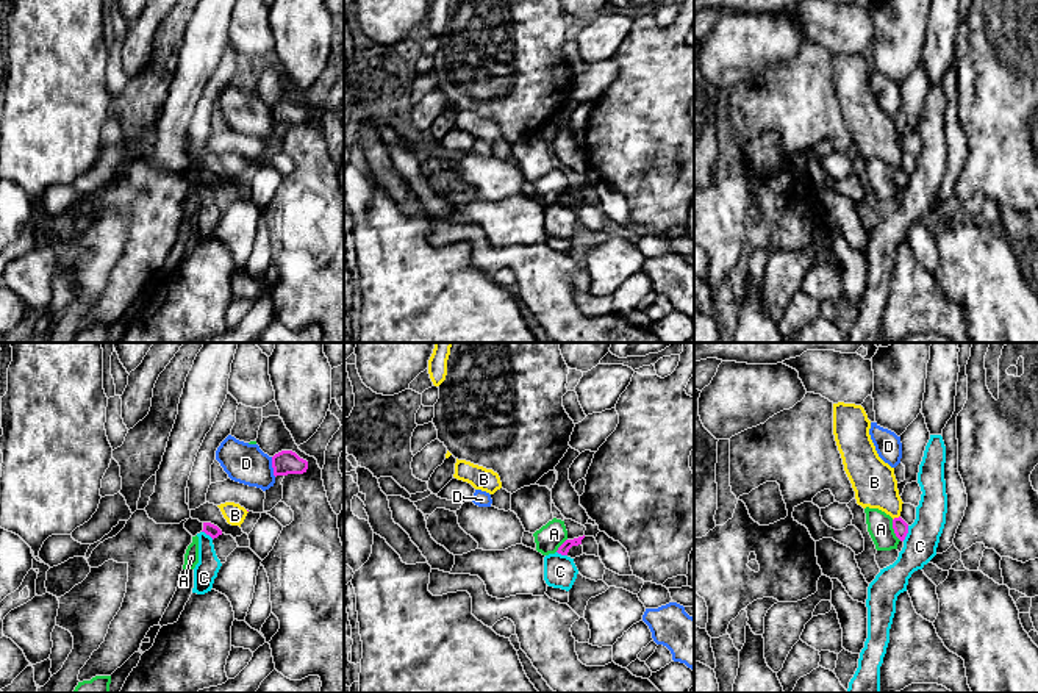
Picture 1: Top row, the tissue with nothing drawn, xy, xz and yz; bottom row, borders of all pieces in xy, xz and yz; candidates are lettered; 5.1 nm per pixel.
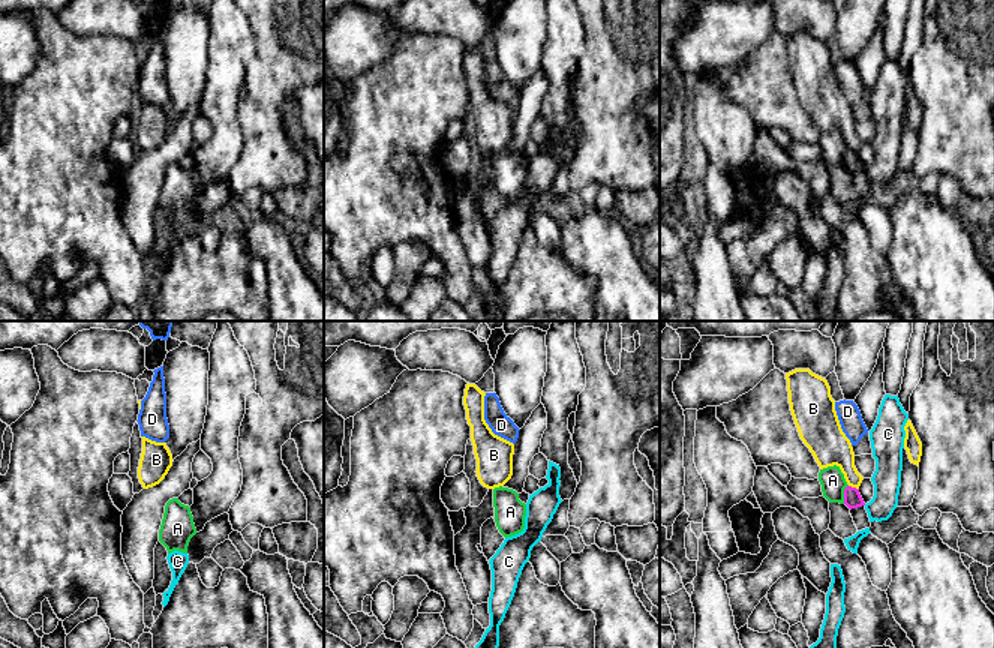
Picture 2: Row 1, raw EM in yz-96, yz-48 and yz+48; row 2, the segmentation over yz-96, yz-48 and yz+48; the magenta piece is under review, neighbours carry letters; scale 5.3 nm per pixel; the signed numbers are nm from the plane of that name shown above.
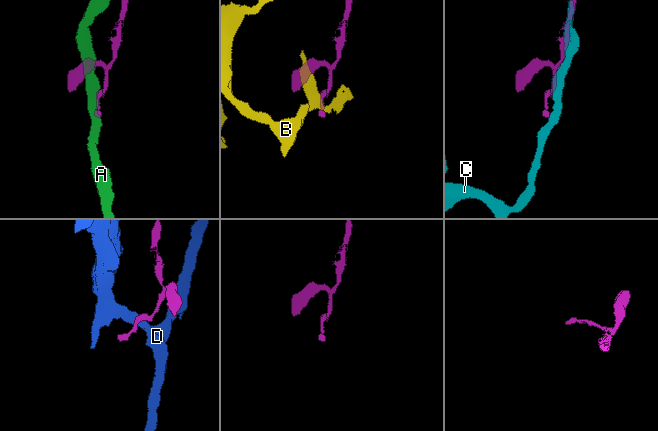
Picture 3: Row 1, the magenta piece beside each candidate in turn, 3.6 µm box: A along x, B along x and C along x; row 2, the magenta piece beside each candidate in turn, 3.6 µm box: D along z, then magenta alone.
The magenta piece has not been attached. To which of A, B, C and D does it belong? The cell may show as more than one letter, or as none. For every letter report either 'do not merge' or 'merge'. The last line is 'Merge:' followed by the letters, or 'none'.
A: do not merge
B: do not merge
C: do not merge
D: do not merge
Merge: none

